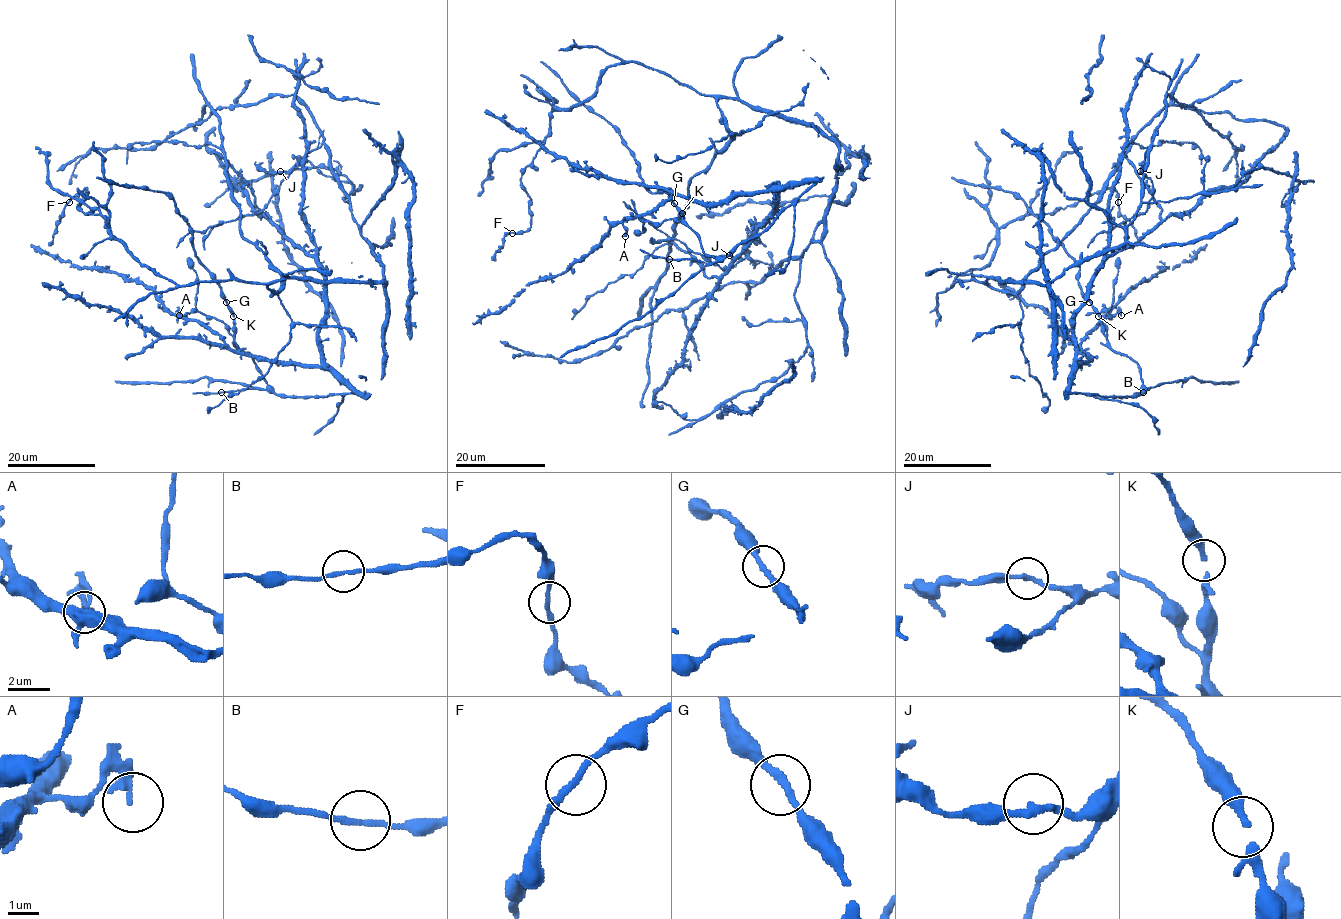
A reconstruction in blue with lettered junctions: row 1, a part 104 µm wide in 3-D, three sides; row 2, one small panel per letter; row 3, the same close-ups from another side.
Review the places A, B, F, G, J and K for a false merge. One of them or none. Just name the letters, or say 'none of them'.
none of them

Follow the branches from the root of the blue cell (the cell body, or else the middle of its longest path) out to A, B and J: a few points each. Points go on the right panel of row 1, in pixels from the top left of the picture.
A: (1093, 206), (1124, 156), (1161, 220), (1095, 277), (1074, 317), (1076, 366), (1088, 359), (1080, 341), (1121, 315)
B: (1093, 206), (1124, 156), (1161, 208), (1161, 220), (1115, 251), (1095, 277), (1074, 317), (1068, 392), (1143, 392)
J: (1093, 206), (1016, 292), (987, 283), (1050, 284), (1064, 268), (1117, 249), (1140, 204), (1151, 144), (1140, 171)

